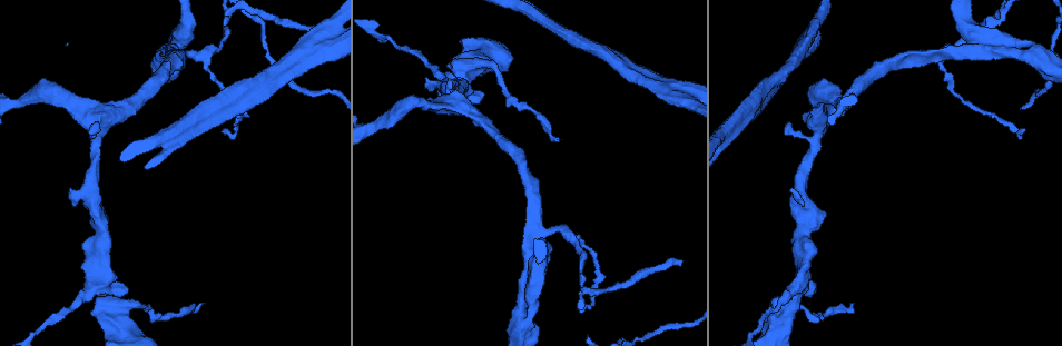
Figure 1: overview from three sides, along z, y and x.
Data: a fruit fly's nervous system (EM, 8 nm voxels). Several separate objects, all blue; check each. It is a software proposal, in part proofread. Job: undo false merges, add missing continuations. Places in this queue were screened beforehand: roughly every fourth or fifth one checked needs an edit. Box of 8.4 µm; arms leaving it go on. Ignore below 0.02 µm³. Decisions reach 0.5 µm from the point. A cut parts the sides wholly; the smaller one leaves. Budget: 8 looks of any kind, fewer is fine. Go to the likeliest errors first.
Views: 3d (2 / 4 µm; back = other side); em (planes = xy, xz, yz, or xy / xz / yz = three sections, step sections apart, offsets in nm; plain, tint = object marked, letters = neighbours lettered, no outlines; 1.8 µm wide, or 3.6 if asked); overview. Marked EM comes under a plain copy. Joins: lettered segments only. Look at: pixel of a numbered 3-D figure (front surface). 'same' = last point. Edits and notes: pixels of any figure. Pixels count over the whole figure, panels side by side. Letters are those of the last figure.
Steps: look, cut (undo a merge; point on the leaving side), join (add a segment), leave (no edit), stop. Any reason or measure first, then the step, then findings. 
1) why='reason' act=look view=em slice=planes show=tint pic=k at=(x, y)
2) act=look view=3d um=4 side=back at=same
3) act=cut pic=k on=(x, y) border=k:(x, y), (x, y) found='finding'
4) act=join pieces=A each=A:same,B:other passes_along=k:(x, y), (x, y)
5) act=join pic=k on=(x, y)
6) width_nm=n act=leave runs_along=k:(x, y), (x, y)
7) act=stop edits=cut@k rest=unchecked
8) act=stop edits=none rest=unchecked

act=look view=em slice=planes show=letters pic=1 at=(802, 282)

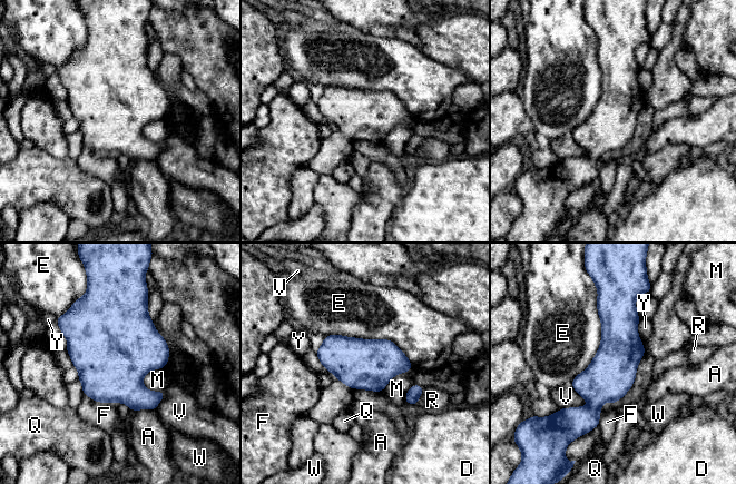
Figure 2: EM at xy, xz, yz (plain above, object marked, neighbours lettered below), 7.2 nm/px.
longest_contact=E:700nm act=leave each=A:other,D:other,E:other,F:other,M:other,Q:other,R:other,V:other,W:other,Y:other border=2:(598, 292), (600, 345), (570, 383) found='all the same neuron'

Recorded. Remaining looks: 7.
act=look view=em slice=planes show=tint pic=1 at=(975, 53)

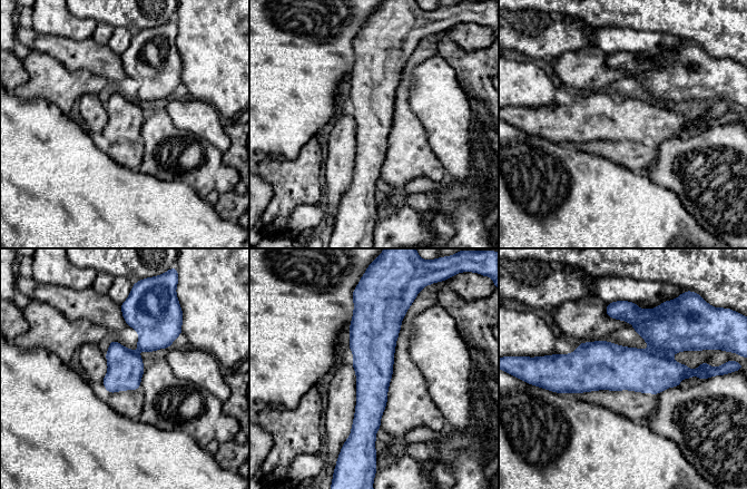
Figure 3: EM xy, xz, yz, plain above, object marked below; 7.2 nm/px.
act=look view=em slice=planes show=letters at=same

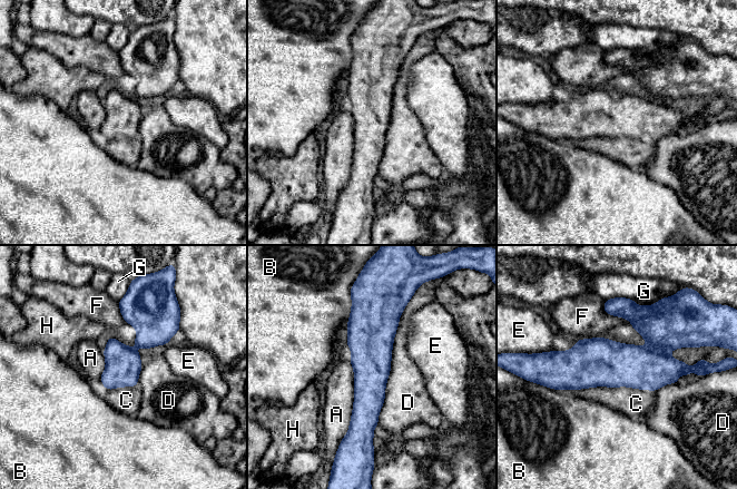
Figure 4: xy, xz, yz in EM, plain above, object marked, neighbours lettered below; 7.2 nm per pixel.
act=leave each=A:other,B:other,C:other,D:other,E:other,F:other,G:other,H:other found='one neuron here'

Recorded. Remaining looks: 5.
why='three arms meet' act=look view=em slice=planes show=letters pic=1 at=(818, 126)

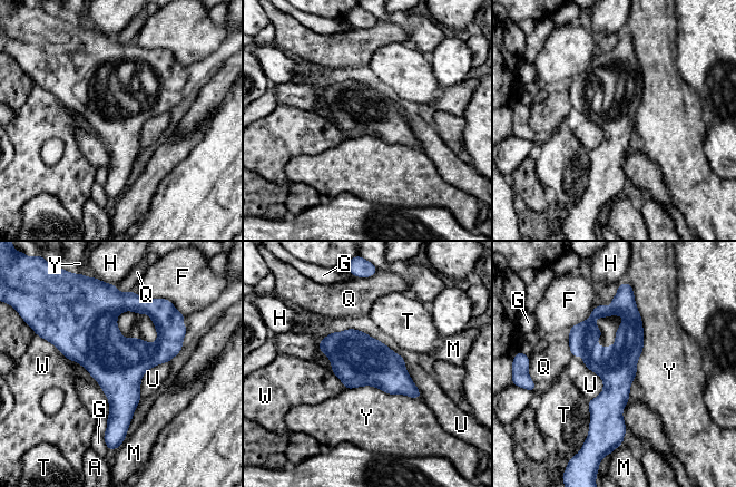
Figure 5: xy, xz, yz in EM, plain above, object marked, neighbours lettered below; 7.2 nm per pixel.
longest_contact=Y:650nm act=leave each=A:other,F:other,G:other,H:other,M:other,Q:other,T:other,U:other,W:other,Y:other border=5:(168, 361), (144, 373), (140, 397) found='one neuron here'

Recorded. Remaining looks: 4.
act=stop edits=none rest=unchecked

